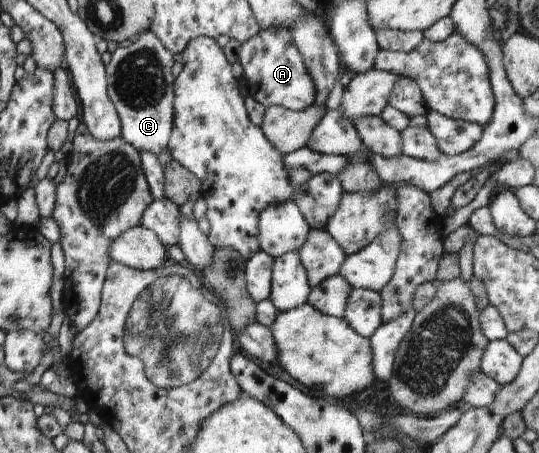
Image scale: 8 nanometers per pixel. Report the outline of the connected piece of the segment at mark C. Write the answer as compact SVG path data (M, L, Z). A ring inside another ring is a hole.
M145 31L129 43L121 44L106 67L110 100L122 122L121 138L141 153L152 152L158 156L170 146L172 120L175 120L172 58L167 46L154 33Z

